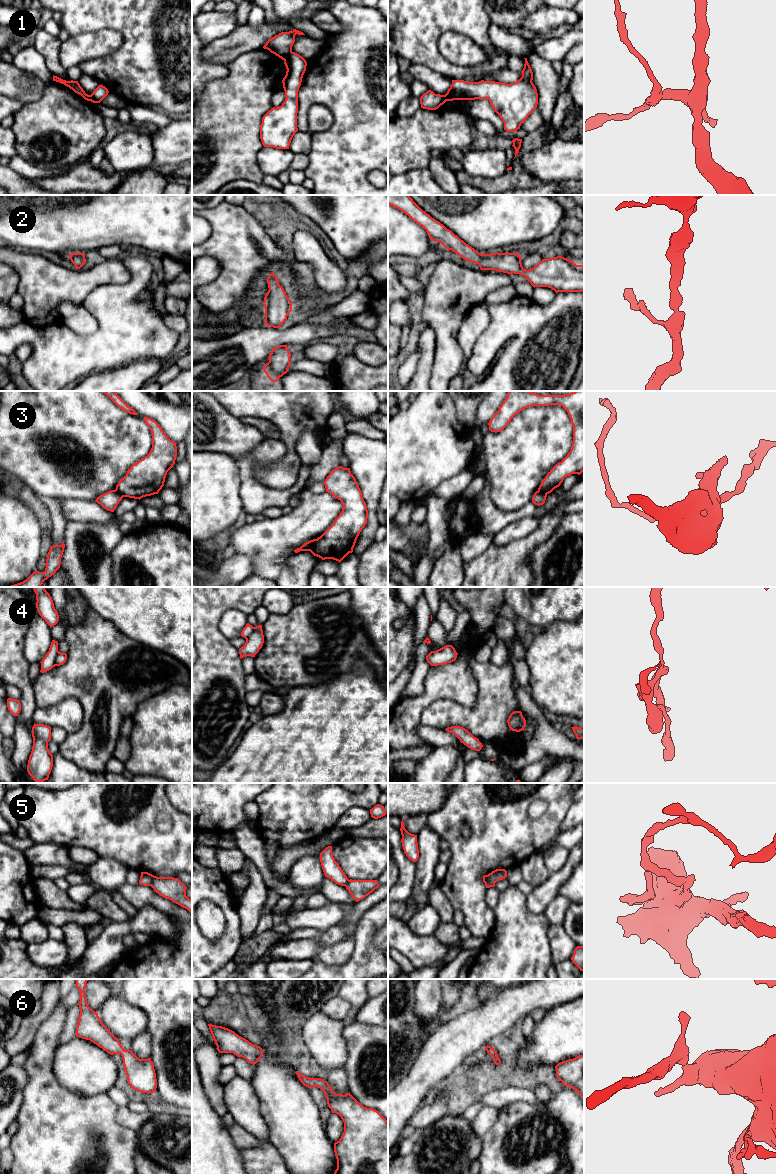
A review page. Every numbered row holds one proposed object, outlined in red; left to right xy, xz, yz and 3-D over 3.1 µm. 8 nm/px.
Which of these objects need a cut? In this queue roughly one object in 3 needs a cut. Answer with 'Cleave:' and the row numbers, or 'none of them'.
Cleave: 1, 3, 4, 5

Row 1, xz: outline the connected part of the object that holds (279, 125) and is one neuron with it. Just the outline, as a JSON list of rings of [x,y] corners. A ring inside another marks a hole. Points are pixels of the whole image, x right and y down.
[[[295,52],[285,59],[286,75],[282,80],[285,101],[279,107],[273,107],[262,118],[260,139],[264,147],[289,149],[297,128],[298,91],[306,71],[306,60]]]

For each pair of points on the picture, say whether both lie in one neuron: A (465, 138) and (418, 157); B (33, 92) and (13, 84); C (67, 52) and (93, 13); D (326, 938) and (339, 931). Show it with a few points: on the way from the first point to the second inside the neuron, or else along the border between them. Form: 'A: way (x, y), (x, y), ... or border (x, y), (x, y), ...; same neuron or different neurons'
A: way (453, 138), (437, 138), (430, 145); same neuron
B: way (28, 88), (18, 84); same neuron
C: border (102, 29), (69, 36); different neurons
D: way (329, 937), (336, 933); same neuron

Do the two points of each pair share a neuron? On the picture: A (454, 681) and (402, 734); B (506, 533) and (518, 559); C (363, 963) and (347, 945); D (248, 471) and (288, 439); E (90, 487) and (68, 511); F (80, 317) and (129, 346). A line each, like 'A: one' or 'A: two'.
A: one
B: two
C: two
D: two
E: two
F: two

